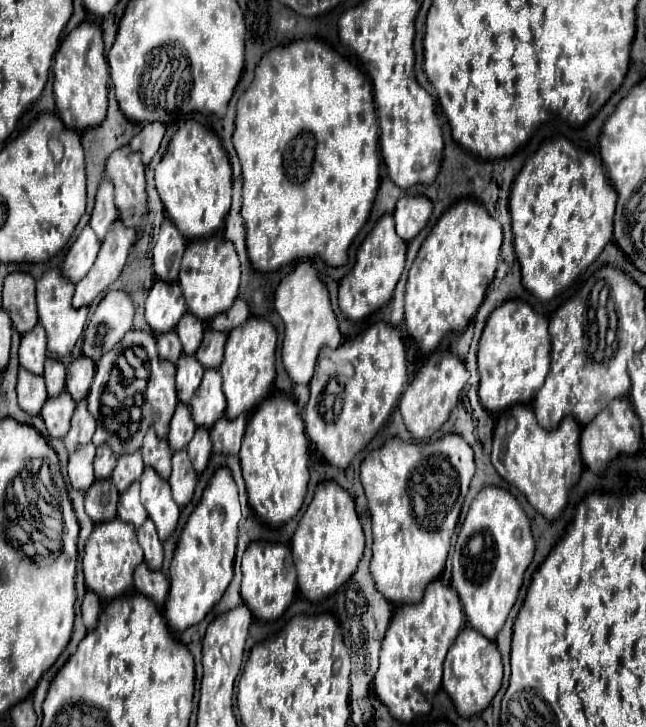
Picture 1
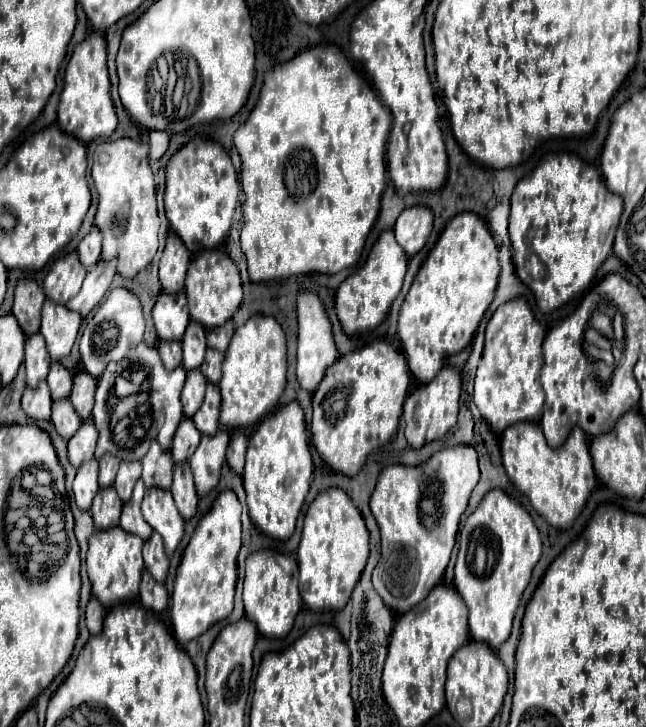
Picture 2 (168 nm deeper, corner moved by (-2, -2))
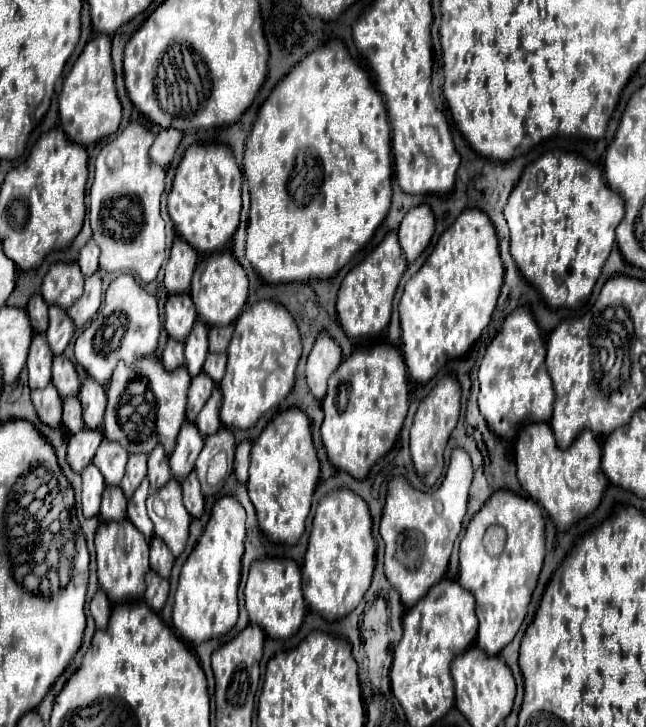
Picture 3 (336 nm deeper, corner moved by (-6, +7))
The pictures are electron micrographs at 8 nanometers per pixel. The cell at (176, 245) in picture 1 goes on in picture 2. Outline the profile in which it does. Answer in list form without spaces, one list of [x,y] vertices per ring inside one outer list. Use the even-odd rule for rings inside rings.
[[[170,233],[160,257],[160,287],[164,293],[180,293],[184,289],[190,253],[178,235]]]

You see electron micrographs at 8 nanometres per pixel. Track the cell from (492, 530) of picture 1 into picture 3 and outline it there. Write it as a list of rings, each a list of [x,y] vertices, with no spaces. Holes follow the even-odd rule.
[[[512,490],[494,492],[486,504],[470,520],[468,530],[460,542],[460,578],[458,582],[470,590],[476,598],[476,616],[480,622],[476,646],[488,656],[500,654],[500,650],[512,642],[516,636],[530,596],[536,588],[538,574],[544,562],[544,514],[542,506],[530,498],[522,498]],[[492,526],[502,526],[506,530],[506,546],[500,556],[490,556],[484,548],[484,534]]]

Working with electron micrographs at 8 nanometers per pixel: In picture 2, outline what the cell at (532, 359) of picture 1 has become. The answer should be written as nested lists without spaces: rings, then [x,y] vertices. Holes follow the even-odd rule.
[[[514,299],[496,309],[486,327],[486,345],[476,371],[474,403],[494,433],[518,421],[540,421],[544,405],[544,389],[538,381],[542,367],[544,327],[534,319],[526,299]]]

